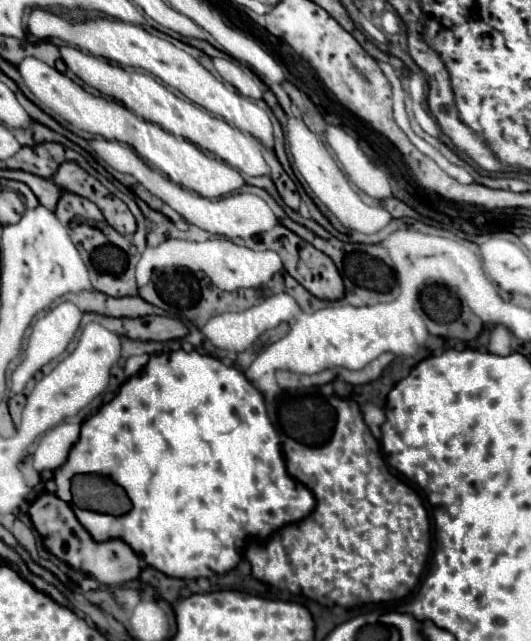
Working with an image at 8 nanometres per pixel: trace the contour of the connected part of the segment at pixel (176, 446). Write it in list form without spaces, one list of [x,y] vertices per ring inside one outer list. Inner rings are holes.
[[[174,350],[168,354],[152,354],[148,364],[142,368],[142,372],[138,376],[128,378],[120,392],[114,396],[114,400],[110,400],[108,404],[104,404],[92,418],[88,418],[86,422],[82,422],[82,430],[80,430],[80,438],[78,442],[72,446],[68,460],[54,472],[54,482],[56,482],[56,496],[64,502],[72,501],[71,479],[74,474],[104,474],[108,476],[112,482],[116,482],[118,486],[122,486],[128,494],[128,498],[132,500],[132,510],[124,516],[108,516],[108,514],[100,514],[100,512],[92,512],[89,510],[81,510],[78,507],[72,508],[76,518],[80,520],[80,524],[90,532],[90,536],[96,542],[104,542],[104,540],[112,540],[112,538],[120,538],[124,540],[138,558],[142,558],[148,566],[154,566],[156,570],[164,572],[166,576],[172,578],[210,578],[212,574],[224,574],[230,568],[234,568],[242,554],[244,554],[244,542],[252,540],[252,538],[268,538],[274,530],[282,528],[284,524],[290,522],[298,522],[302,518],[306,518],[316,500],[312,496],[312,492],[304,486],[304,484],[296,484],[288,472],[286,472],[286,464],[280,452],[280,438],[266,414],[266,406],[264,406],[264,398],[262,394],[244,378],[244,374],[240,370],[236,370],[234,366],[226,366],[222,360],[208,356],[208,354],[198,354],[196,350],[192,352],[184,352],[184,350]]]

